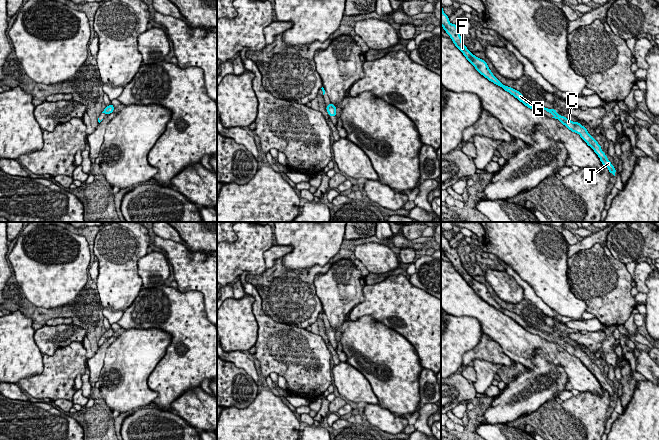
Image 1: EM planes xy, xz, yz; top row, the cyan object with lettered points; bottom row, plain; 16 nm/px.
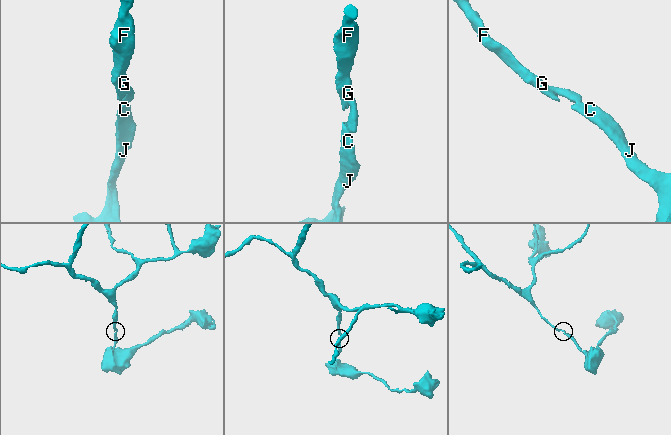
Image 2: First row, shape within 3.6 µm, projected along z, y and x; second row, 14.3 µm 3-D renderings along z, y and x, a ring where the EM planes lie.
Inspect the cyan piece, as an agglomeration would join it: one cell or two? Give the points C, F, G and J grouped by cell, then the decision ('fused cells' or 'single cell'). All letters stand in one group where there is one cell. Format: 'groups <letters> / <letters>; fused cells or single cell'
groups C F G J; single cell

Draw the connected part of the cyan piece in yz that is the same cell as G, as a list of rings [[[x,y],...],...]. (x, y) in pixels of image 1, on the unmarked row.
[[[441,230],[441,249],[443,250],[443,253],[446,255],[446,257],[450,260],[455,270],[463,277],[463,279],[466,281],[466,283],[475,291],[475,293],[483,299],[485,302],[487,302],[489,305],[493,306],[494,308],[502,311],[505,315],[509,316],[511,319],[513,319],[515,322],[517,322],[520,326],[522,326],[525,330],[527,330],[530,333],[534,333],[531,330],[531,327],[528,326],[523,319],[508,310],[503,309],[491,296],[489,293],[486,285],[476,281],[473,279],[467,271],[463,268],[462,262],[460,260],[460,257],[458,255],[458,252],[456,248],[451,248],[449,245],[449,241],[444,237],[443,231]]]

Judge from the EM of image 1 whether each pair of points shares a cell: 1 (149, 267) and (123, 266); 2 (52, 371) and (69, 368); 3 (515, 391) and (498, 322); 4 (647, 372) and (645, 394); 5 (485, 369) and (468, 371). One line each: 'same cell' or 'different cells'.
1: different cells
2: same cell
3: different cells
4: different cells
5: different cells

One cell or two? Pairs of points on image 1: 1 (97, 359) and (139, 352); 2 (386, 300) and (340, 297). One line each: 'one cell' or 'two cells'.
1: two cells
2: two cells

